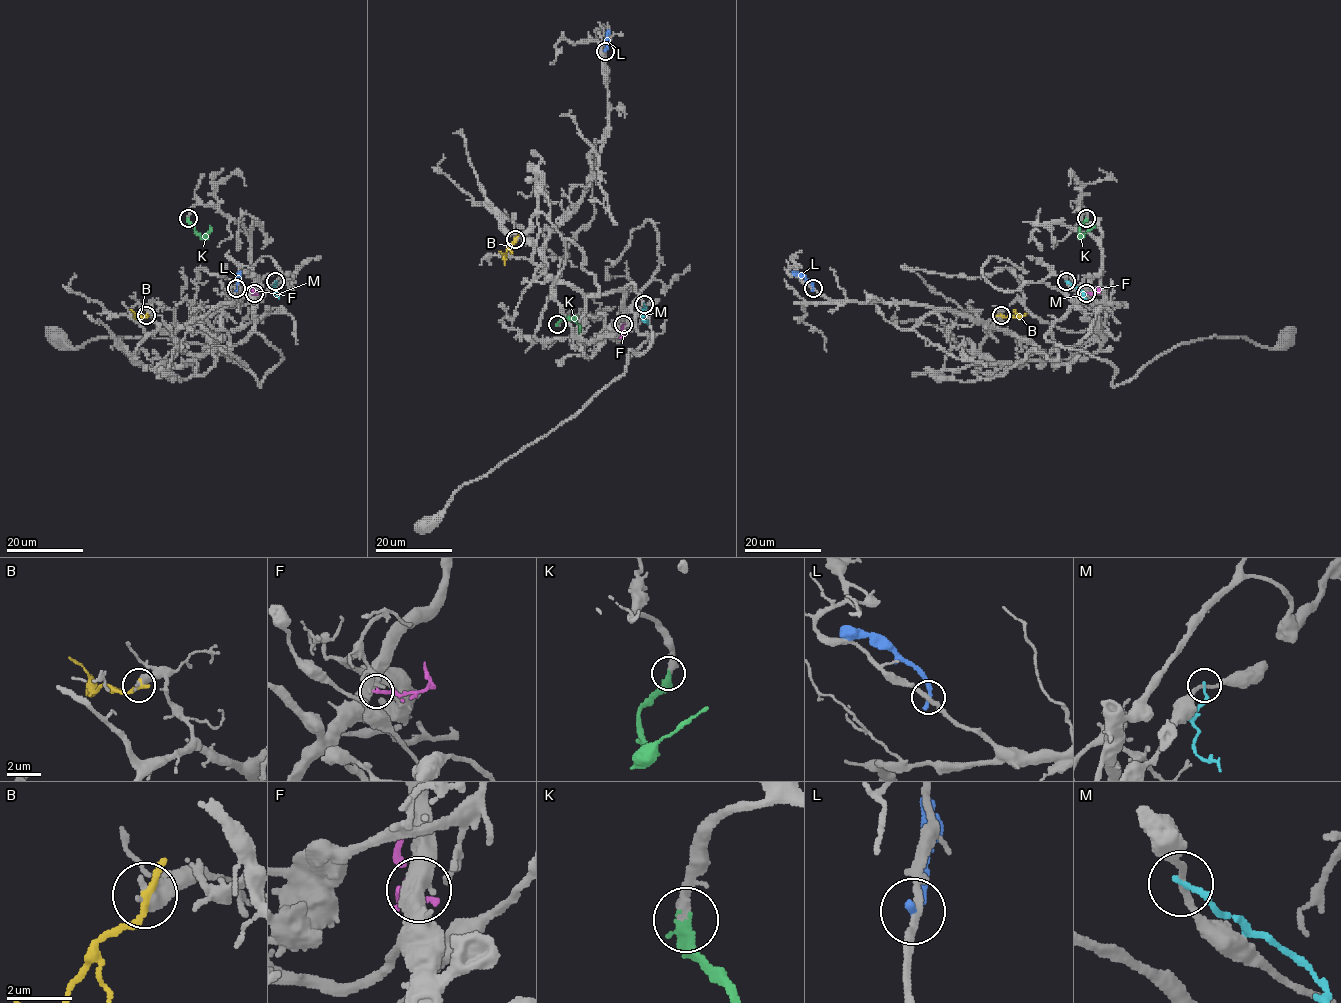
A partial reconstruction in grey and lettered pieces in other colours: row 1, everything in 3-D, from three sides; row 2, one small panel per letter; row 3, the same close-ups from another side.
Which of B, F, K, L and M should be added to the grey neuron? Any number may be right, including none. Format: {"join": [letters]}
{"join": ["K"]}

